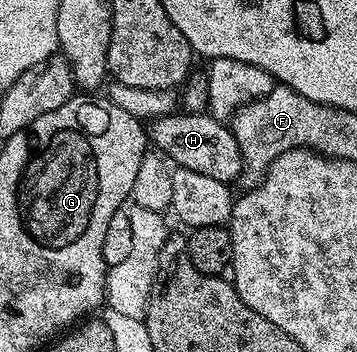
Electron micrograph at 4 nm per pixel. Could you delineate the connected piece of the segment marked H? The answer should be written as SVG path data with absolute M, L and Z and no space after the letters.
M171 113L151 120L151 146L176 167L185 167L194 173L206 173L206 177L214 177L214 181L235 184L244 162L231 126L215 119L210 113L181 114Z

